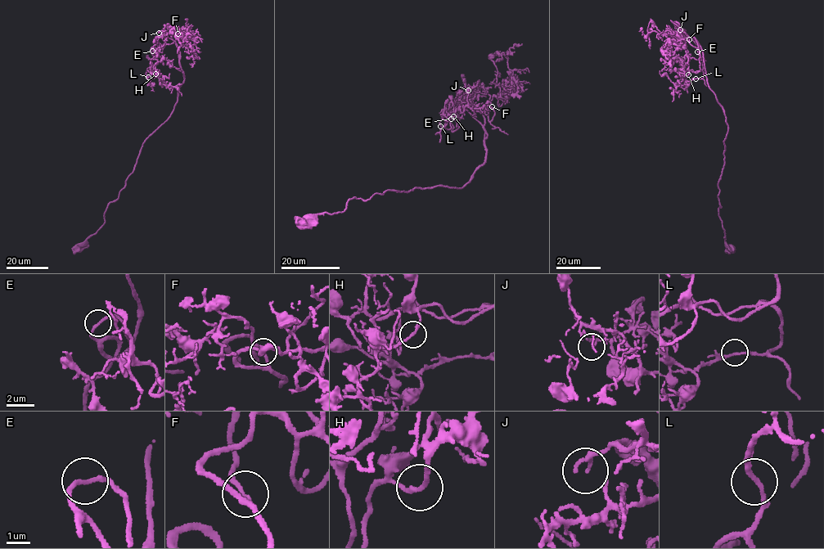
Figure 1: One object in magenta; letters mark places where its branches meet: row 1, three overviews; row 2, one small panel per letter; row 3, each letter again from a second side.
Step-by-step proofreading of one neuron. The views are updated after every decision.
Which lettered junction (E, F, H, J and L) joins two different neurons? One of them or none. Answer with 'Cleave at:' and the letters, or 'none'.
Cleave at: none

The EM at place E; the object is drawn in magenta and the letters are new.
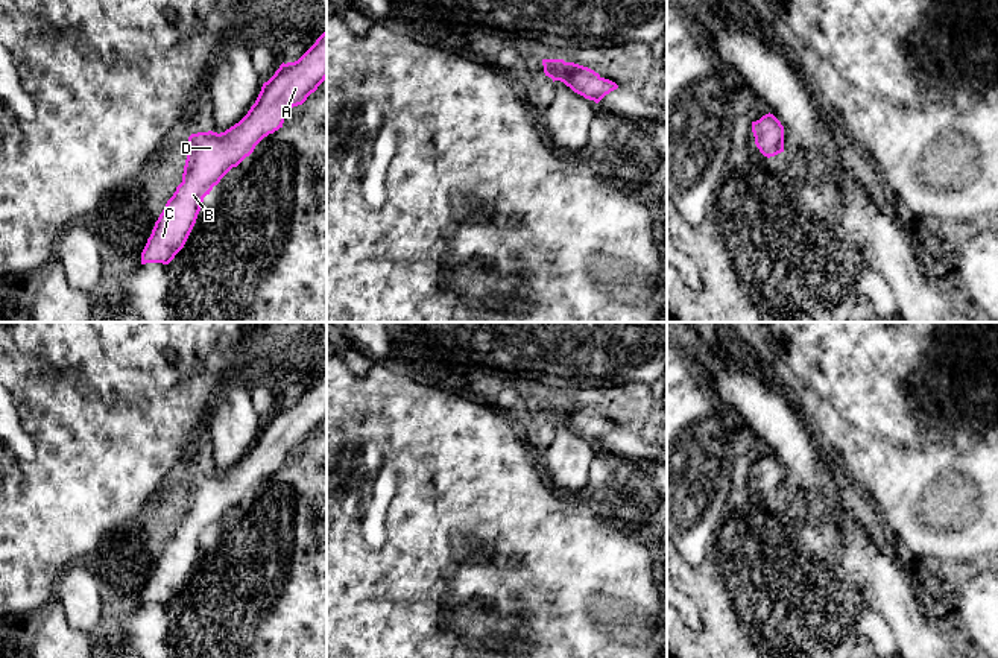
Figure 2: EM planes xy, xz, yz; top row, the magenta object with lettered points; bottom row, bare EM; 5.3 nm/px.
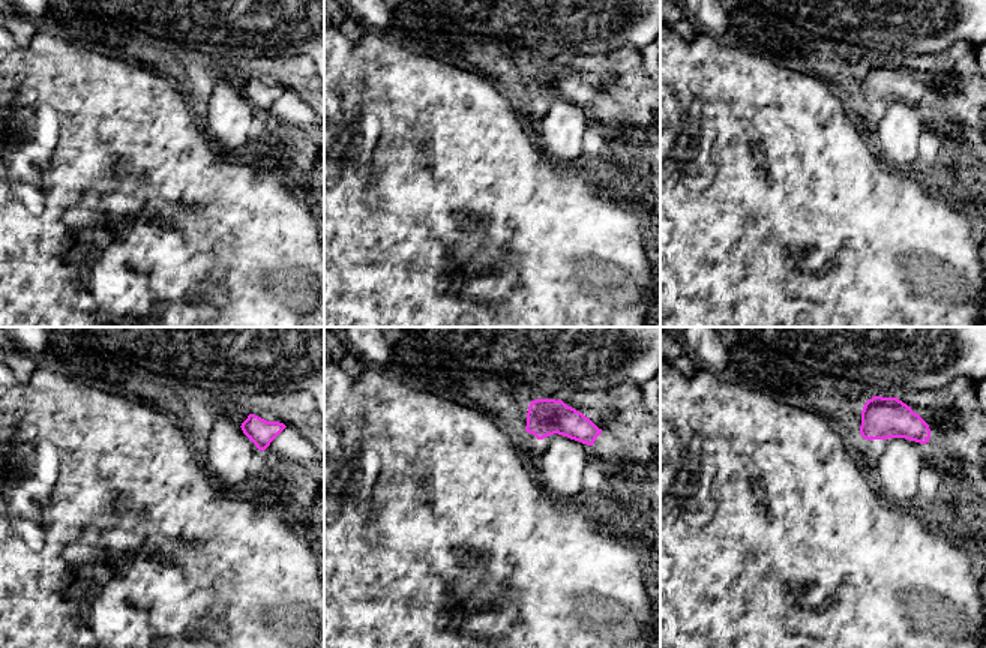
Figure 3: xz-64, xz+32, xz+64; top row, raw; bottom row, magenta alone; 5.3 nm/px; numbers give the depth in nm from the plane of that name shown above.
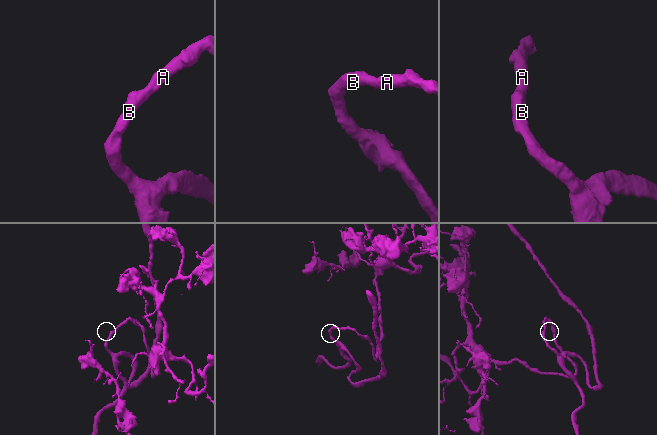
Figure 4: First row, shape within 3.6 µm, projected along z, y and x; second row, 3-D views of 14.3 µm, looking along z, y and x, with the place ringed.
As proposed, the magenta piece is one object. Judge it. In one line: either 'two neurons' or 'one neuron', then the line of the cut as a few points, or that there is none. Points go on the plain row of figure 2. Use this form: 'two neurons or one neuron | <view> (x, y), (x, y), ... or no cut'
one neuron | no cut

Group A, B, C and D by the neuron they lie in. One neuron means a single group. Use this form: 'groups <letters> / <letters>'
groups A B C D

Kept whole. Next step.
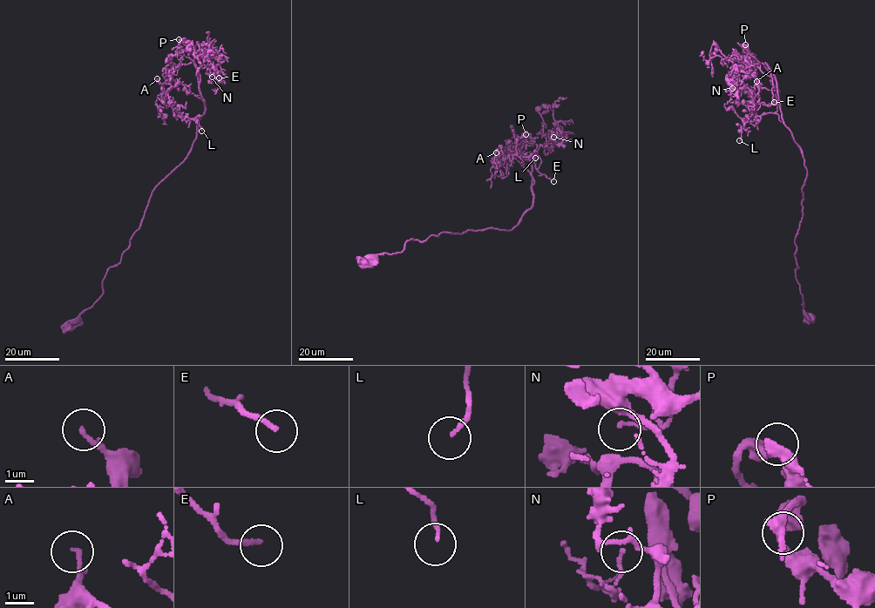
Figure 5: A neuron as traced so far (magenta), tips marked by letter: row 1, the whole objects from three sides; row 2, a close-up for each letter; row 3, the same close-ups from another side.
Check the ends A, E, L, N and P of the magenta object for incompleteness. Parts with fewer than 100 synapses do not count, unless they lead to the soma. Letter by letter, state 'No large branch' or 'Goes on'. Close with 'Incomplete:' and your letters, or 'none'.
A: No large branch
E: Goes on
L: No large branch
N: No large branch
P: No large branch
Incomplete: E

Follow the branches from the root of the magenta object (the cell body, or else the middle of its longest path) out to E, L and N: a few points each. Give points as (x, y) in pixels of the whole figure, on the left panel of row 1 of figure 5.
E: (71, 325), (102, 294), (106, 271), (128, 247), (152, 190), (191, 148), (205, 108), (189, 50), (219, 77)
L: (71, 325), (102, 294), (152, 190), (195, 138), (205, 111), (196, 64), (170, 55), (160, 97), (201, 131)
N: (71, 325), (102, 294), (152, 190), (191, 148), (205, 111), (192, 48), (212, 58), (212, 77)

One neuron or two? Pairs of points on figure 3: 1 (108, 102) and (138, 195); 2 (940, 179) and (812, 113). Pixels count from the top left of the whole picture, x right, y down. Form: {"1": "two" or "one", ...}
{"1": "one", "2": "two"}

